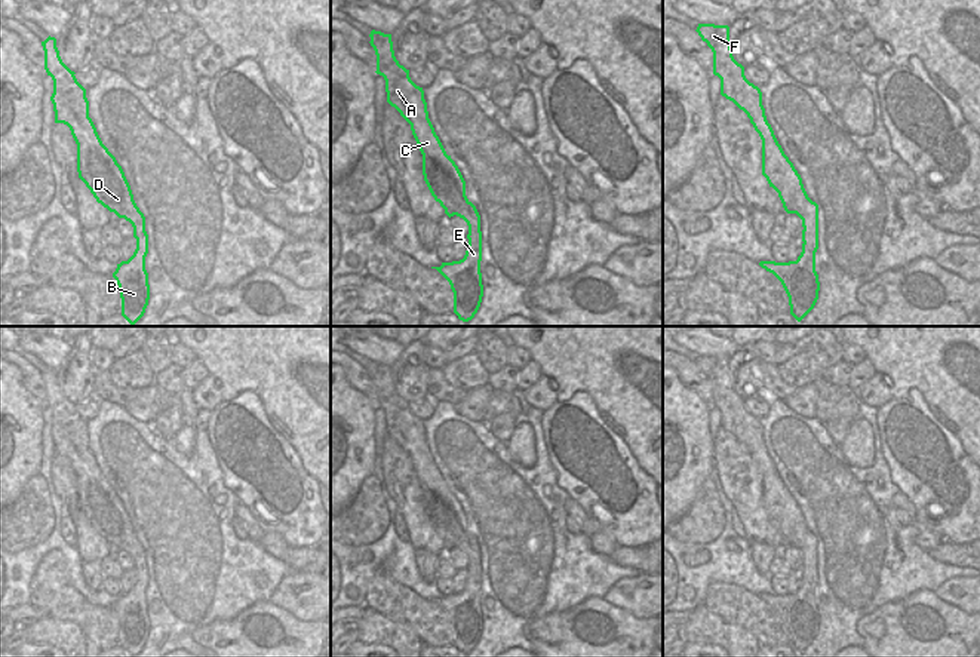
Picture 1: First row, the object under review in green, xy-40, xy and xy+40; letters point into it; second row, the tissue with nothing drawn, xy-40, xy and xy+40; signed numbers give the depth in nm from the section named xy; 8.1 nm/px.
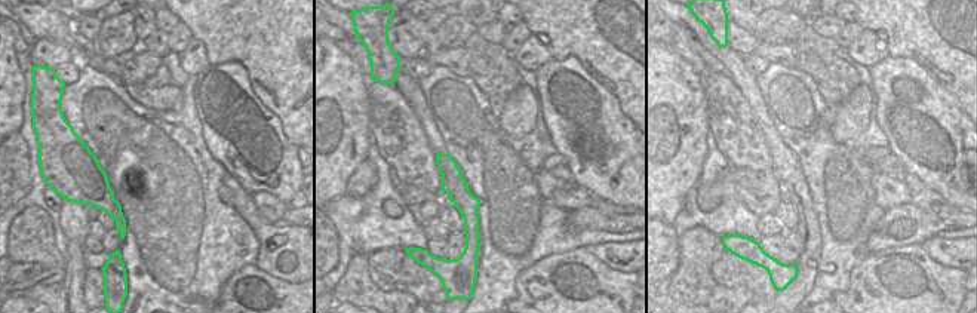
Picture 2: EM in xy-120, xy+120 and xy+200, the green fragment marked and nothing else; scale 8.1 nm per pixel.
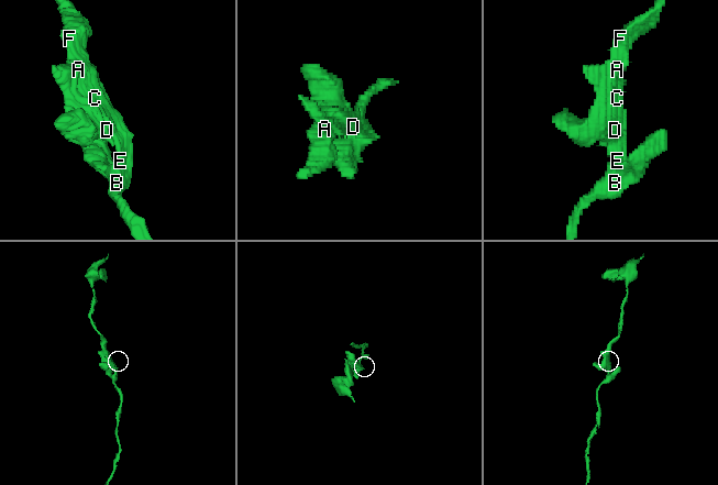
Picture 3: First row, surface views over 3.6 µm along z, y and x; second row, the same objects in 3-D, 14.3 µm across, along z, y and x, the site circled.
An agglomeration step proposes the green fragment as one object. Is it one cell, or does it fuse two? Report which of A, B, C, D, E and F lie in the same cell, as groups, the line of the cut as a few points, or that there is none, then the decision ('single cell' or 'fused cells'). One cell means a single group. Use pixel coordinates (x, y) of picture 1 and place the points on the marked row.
groups A B C D E F; cut none; single cell

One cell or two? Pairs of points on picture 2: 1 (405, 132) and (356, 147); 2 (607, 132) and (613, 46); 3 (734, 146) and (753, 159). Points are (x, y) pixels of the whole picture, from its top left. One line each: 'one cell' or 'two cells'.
1: two cells
2: two cells
3: one cell

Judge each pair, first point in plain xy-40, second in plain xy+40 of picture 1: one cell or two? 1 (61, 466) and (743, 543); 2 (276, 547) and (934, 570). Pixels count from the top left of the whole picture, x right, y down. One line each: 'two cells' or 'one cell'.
1: two cells
2: two cells

